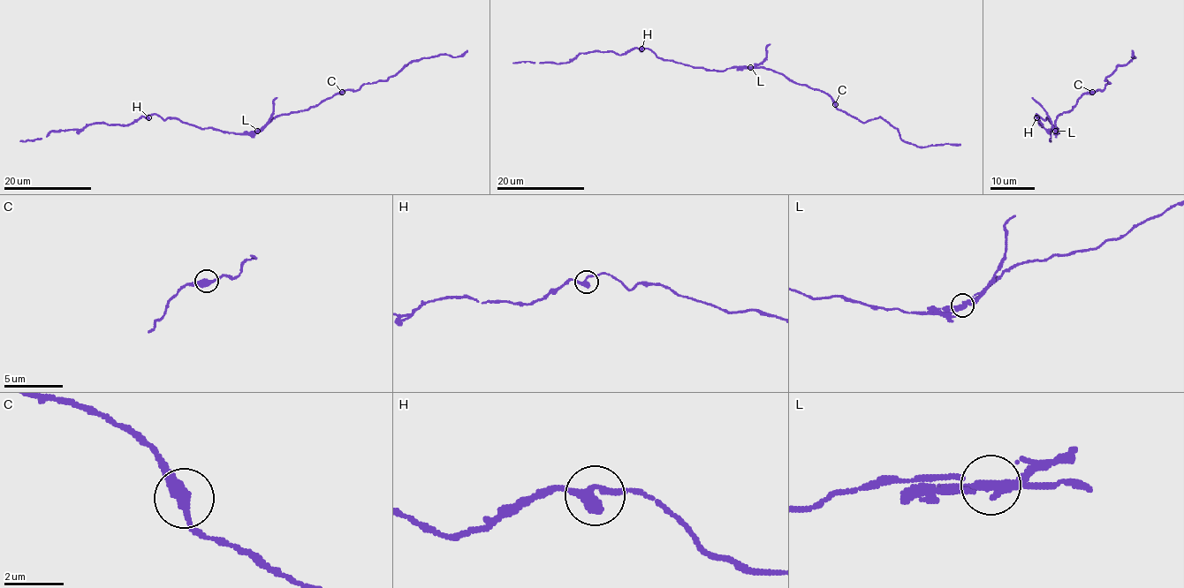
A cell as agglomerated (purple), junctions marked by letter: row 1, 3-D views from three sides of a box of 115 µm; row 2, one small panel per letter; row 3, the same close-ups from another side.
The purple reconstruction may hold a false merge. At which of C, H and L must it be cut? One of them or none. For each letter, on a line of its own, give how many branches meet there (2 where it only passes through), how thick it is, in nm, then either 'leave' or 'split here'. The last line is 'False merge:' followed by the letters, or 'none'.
C: 2 | 400 nm | leave
H: 2 | 340 nm | leave
L: 2 | 360 nm | split here
False merge: L

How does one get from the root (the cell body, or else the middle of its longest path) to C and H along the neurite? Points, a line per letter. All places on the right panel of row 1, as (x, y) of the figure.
C: (1055, 129), (1057, 117), (1071, 110), (1081, 95), (1092, 92)
H: (1055, 129), (1054, 133), (1058, 132), (1048, 118), (1043, 119), (1036, 114), (1036, 117)

